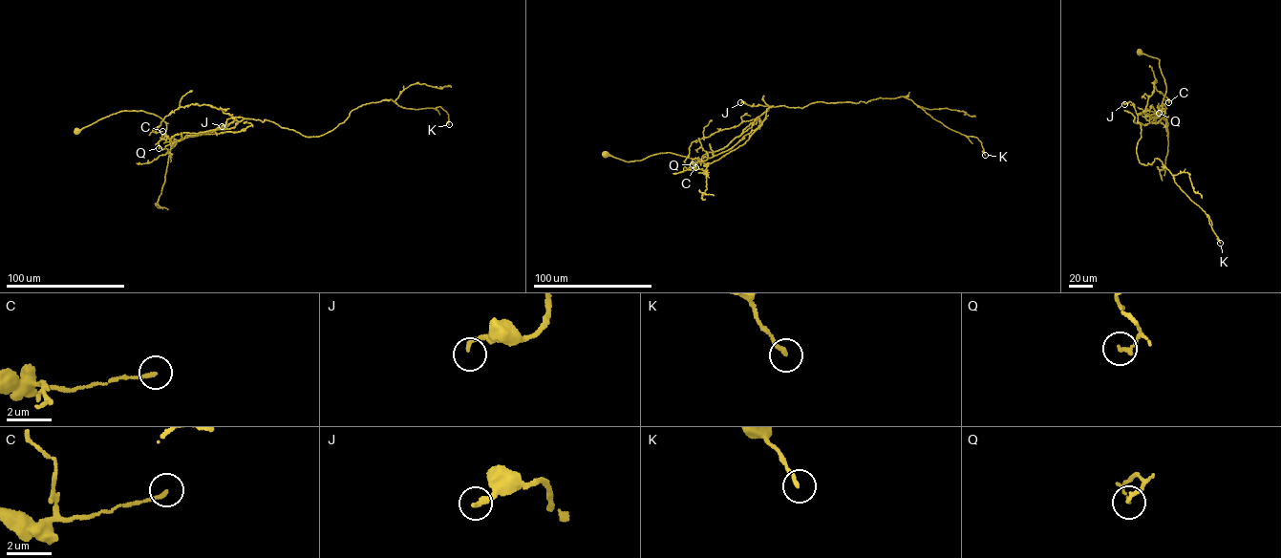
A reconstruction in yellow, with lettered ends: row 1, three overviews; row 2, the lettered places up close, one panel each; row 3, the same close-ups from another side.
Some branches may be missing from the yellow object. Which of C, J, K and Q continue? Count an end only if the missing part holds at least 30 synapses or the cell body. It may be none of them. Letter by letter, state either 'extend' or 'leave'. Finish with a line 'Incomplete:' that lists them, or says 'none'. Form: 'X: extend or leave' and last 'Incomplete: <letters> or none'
C: leave
J: leave
K: leave
Q: leave
Incomplete: none

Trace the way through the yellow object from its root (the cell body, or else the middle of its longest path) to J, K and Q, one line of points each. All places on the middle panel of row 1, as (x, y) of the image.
J: (606, 153), (629, 161), (670, 152), (701, 161), (706, 153), (727, 146), (768, 108), (740, 102)
K: (606, 153), (629, 161), (670, 152), (701, 161), (770, 107), (904, 96), (949, 128), (977, 138), (985, 155)
Q: (606, 153), (629, 161), (670, 152), (699, 159), (693, 159), (693, 164)

